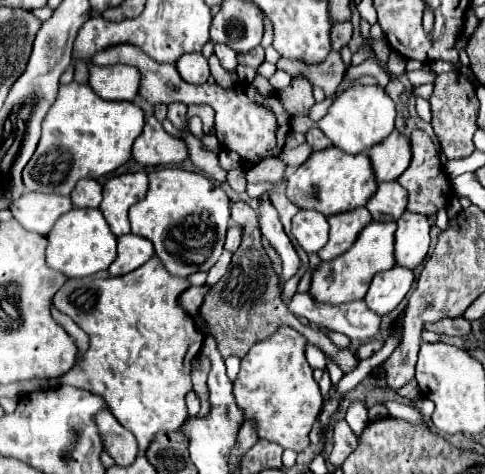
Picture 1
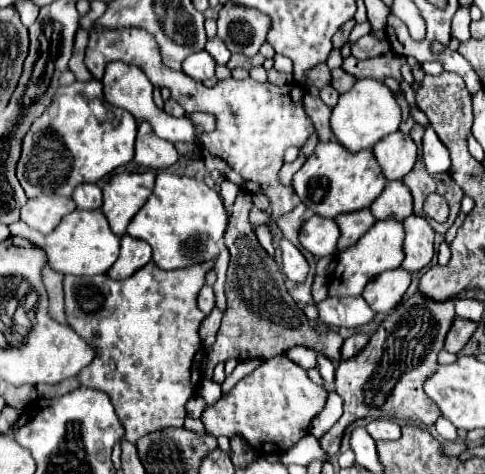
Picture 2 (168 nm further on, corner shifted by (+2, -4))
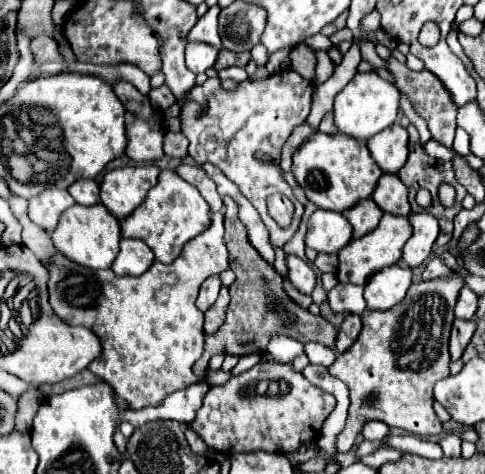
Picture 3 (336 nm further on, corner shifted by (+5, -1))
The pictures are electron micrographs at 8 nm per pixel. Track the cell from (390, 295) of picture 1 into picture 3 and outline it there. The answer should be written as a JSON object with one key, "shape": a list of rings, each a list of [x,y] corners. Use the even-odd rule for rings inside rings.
{"shape":[[[389,265],[375,273],[365,283],[365,301],[367,309],[391,309],[401,303],[411,285],[411,269],[401,265]]]}

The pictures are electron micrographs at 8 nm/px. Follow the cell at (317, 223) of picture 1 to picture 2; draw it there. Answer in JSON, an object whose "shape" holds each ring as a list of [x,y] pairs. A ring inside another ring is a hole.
{"shape":[[[312,216],[300,226],[298,240],[302,248],[306,248],[316,258],[322,258],[322,256],[334,254],[338,236],[340,236],[340,230],[332,218]]]}

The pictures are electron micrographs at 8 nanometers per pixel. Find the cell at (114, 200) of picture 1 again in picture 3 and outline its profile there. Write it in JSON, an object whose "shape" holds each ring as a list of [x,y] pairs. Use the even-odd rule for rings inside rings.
{"shape":[[[137,165],[137,167],[121,167],[109,171],[101,181],[101,201],[103,205],[121,221],[141,201],[147,191],[157,183],[161,169],[157,165]]]}

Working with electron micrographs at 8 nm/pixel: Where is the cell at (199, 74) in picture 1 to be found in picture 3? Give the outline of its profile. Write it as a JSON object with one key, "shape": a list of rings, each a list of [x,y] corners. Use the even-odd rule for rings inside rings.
{"shape":[[[189,43],[185,47],[185,59],[187,59],[187,67],[193,73],[205,73],[209,67],[213,67],[213,63],[217,61],[217,49],[211,45],[203,45],[203,43]]]}

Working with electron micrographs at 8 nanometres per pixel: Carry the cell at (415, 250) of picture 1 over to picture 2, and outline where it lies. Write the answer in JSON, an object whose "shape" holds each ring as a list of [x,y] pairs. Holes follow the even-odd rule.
{"shape":[[[408,216],[404,222],[404,262],[402,268],[408,272],[418,272],[426,268],[434,256],[434,230],[422,216]]]}

